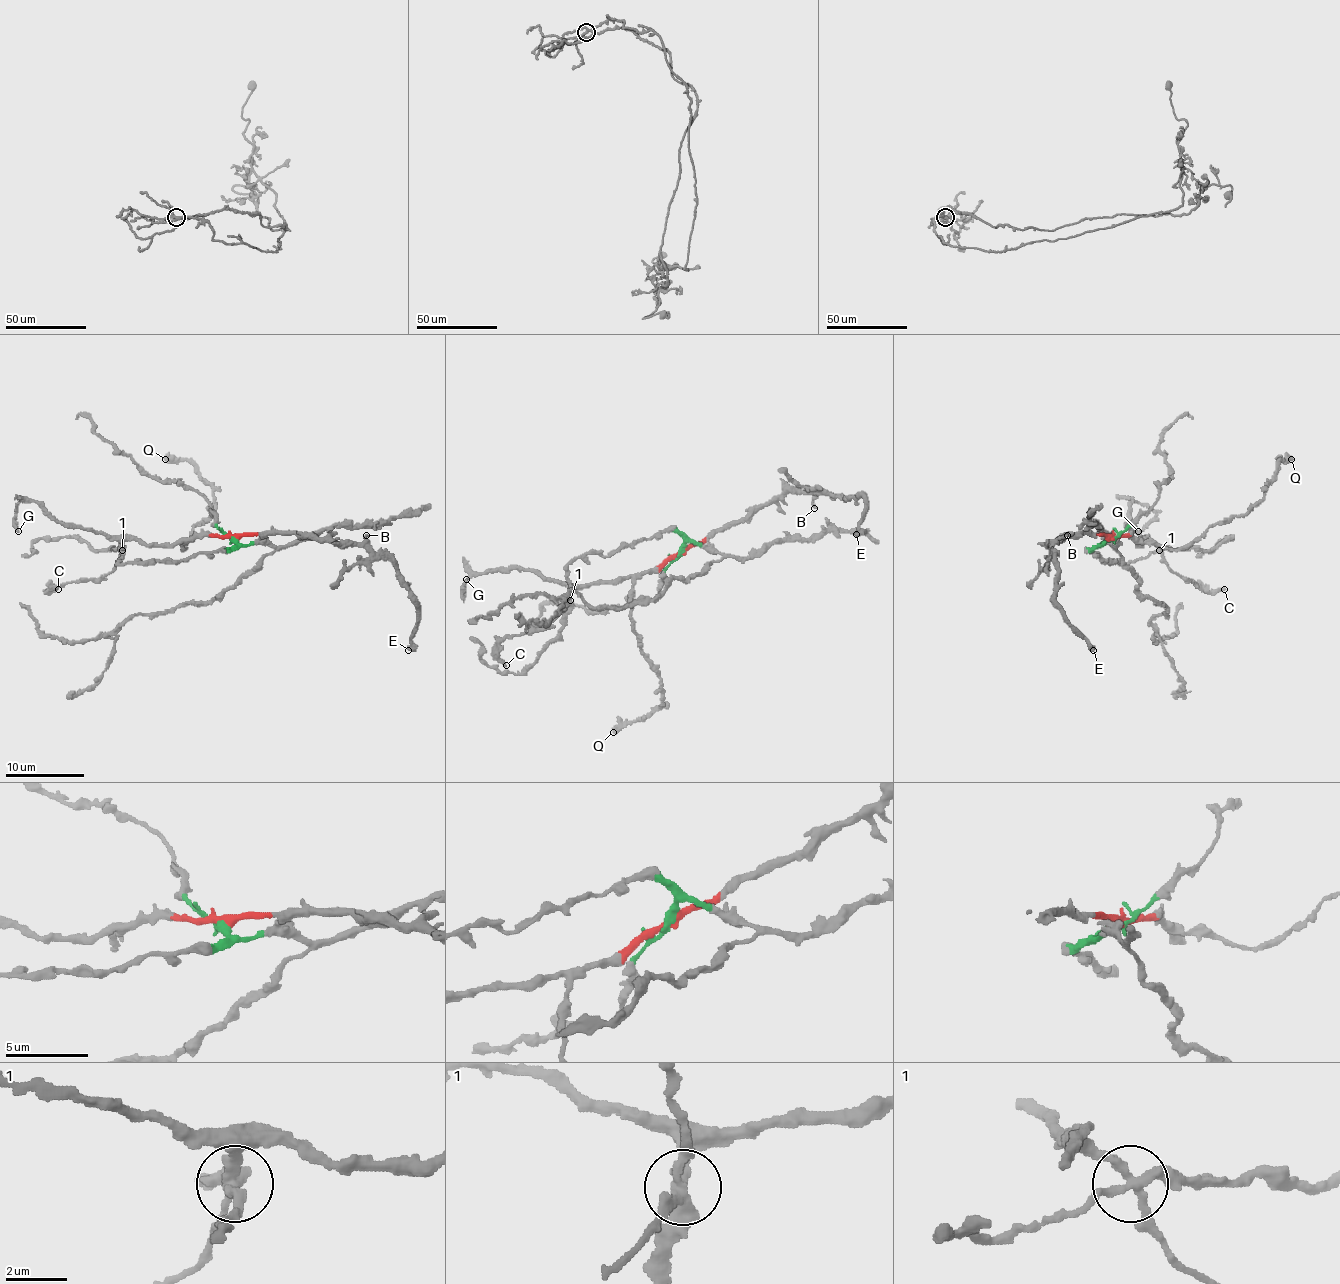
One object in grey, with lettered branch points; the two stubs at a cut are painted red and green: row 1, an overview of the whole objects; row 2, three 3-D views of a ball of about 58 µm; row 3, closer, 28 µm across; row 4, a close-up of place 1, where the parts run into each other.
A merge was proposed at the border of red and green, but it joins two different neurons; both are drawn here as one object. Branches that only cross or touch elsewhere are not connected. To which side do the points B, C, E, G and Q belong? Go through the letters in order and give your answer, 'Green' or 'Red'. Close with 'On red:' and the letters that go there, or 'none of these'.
B: Red
C: Red
E: Red
G: Red
Q: Red
On red: B, C, E, G, Q

